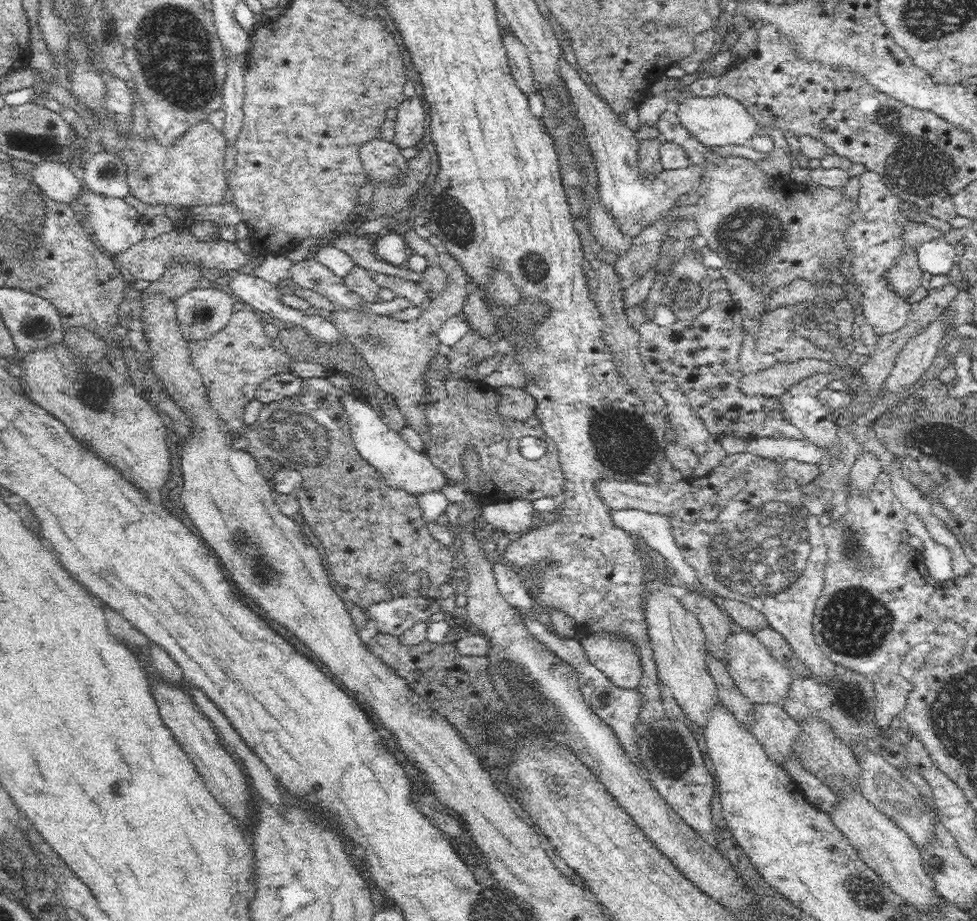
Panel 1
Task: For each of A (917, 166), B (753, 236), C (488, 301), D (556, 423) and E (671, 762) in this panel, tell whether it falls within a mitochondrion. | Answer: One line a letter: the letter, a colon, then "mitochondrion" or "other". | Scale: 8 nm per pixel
A: mitochondrion
B: mitochondrion
C: other
D: other
E: mitochondrion

